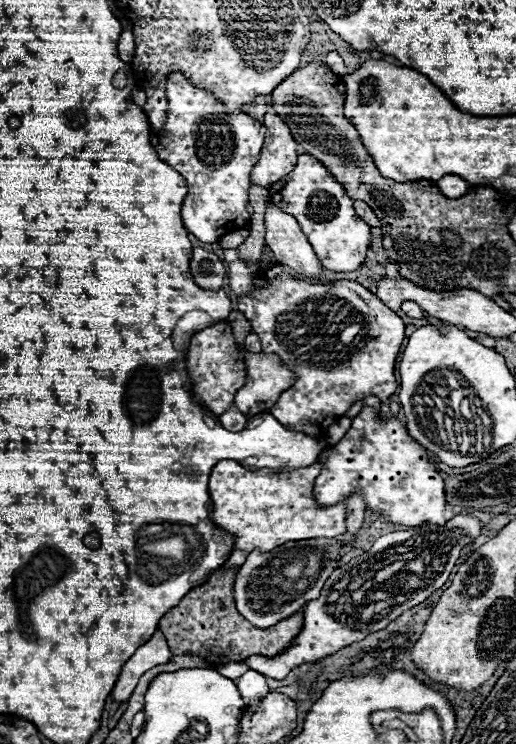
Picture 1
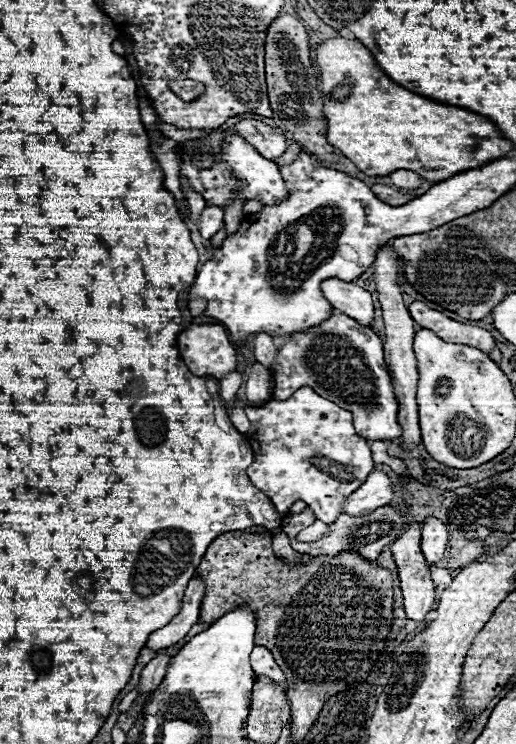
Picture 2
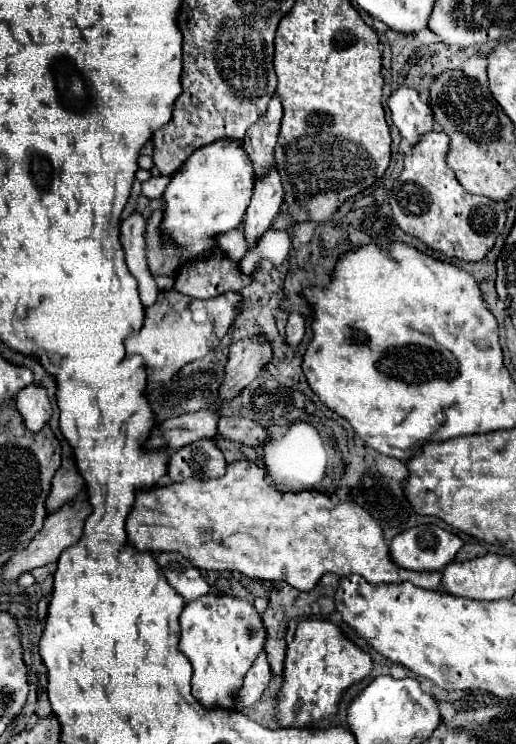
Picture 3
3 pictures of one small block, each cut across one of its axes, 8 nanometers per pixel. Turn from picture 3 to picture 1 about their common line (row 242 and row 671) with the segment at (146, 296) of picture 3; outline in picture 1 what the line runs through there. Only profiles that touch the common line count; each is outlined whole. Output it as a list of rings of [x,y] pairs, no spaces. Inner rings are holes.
[[[156,630],[154,636],[146,644],[142,644],[134,652],[134,656],[124,664],[124,668],[122,668],[120,676],[118,676],[118,682],[116,682],[114,690],[112,690],[114,702],[118,702],[118,704],[126,702],[132,696],[140,676],[146,670],[150,670],[150,668],[154,668],[158,664],[166,664],[170,658],[172,658],[172,654],[170,654],[170,648],[166,644],[166,638],[164,638],[164,634],[160,630]]]

